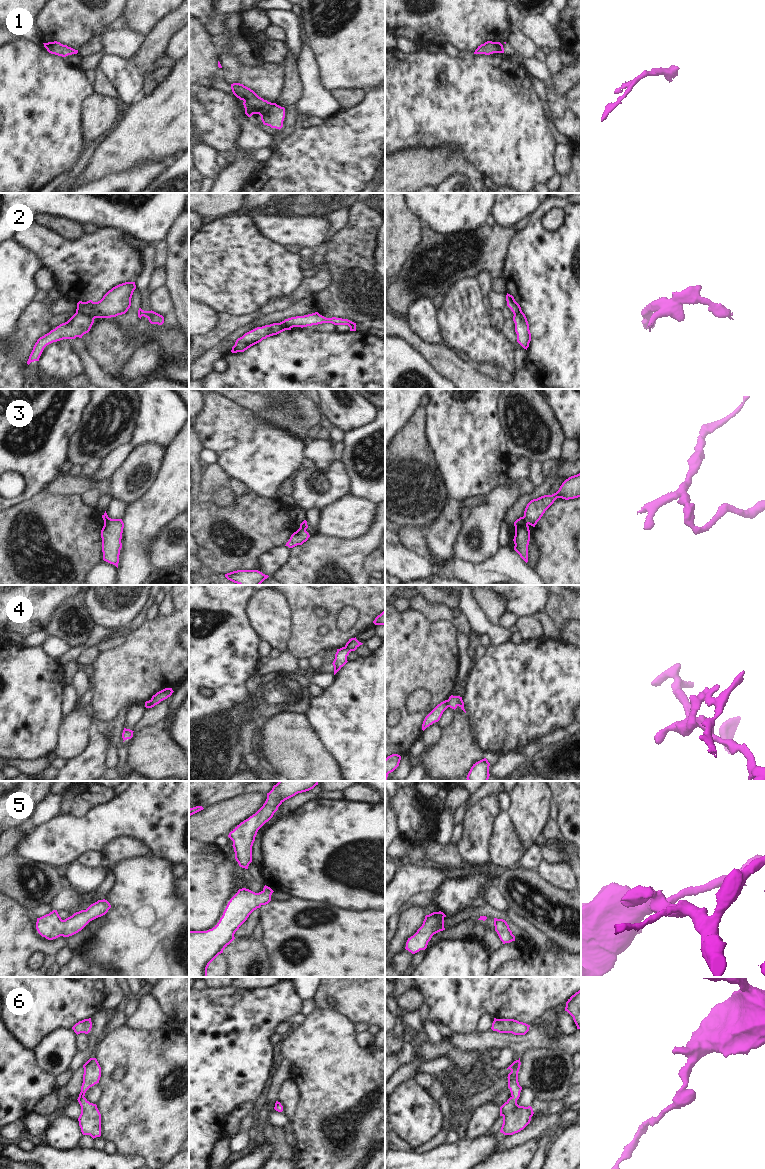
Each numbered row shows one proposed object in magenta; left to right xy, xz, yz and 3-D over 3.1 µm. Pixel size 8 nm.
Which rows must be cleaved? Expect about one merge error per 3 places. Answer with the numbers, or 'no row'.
2, 3, 4

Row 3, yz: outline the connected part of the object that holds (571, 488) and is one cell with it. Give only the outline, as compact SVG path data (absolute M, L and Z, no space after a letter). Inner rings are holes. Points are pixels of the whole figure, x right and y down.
M581 472L566 479L556 493L531 500L525 508L524 520L527 524L535 527L557 498L569 500L578 497L581 497Z

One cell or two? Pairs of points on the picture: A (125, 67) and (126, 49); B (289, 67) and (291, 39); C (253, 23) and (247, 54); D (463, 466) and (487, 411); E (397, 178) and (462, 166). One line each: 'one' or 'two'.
A: two
B: two
C: two
D: one
E: one

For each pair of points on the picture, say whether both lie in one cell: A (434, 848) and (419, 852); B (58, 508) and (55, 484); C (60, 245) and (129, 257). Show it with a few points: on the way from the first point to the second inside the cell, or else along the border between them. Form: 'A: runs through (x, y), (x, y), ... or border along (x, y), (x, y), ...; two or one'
A: border along (423, 848), (425, 854); two
B: border along (43, 490), (57, 494), (80, 494); two
C: runs through (77, 257), (112, 257); one

